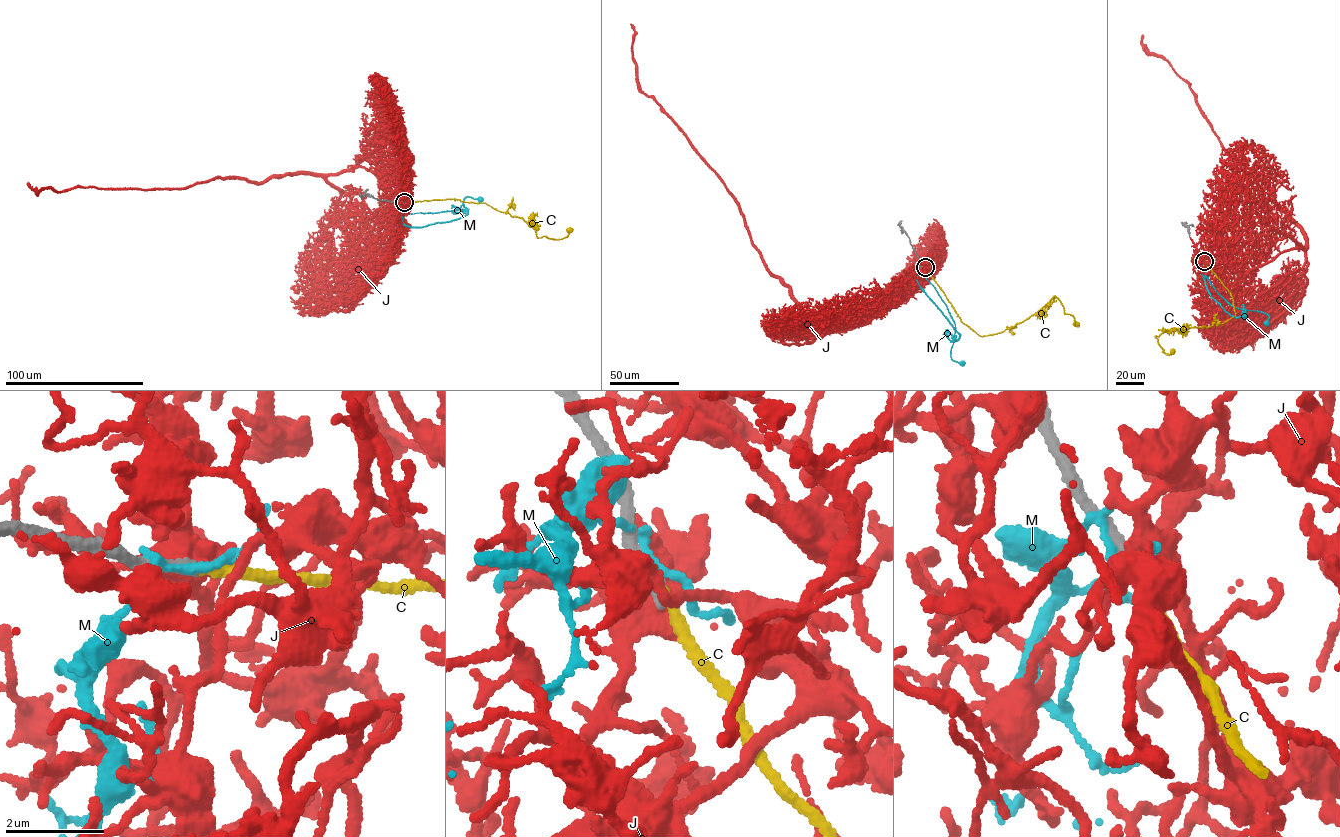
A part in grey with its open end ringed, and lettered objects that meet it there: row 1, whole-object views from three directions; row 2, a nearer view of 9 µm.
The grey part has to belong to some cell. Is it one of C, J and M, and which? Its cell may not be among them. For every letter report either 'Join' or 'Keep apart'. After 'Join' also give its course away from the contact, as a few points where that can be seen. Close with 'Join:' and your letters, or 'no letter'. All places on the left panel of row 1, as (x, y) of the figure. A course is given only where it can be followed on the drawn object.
C: Join. Its course: (404, 202), (449, 198), (484, 203), (521, 218), (535, 230), (538, 237), (562, 239), (569, 230)
J: Keep apart
M: Keep apart
Join: C

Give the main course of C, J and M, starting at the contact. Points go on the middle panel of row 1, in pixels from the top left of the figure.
C: (925, 267), (961, 321), (979, 335), (1001, 332), (1020, 323), (1054, 296), (1076, 324)
J: (925, 267), (920, 286), (879, 313), (838, 326), (807, 316), (763, 264), (731, 192), (641, 90), (631, 24)
M: (925, 266), (918, 267), (918, 272), (934, 287), (954, 323), (950, 356), (954, 361), (965, 362)

